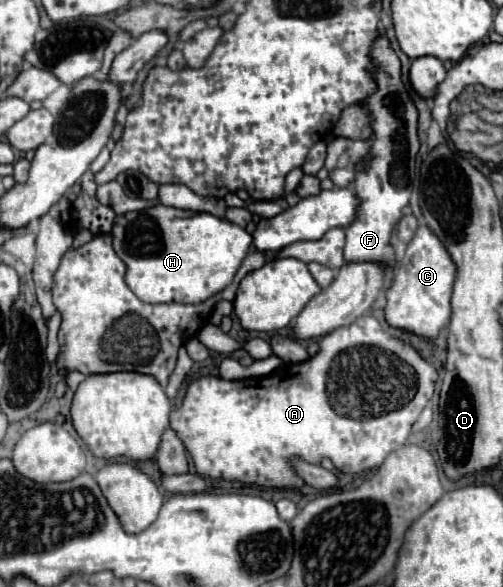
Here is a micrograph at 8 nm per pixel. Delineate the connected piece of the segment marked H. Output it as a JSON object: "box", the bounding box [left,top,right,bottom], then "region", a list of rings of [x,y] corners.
{"box":[111,205,251,303],"region":[[[165,205],[143,209],[143,213],[117,215],[111,235],[113,249],[127,267],[125,283],[145,303],[201,303],[209,299],[233,281],[233,275],[237,273],[251,247],[251,235],[243,227],[233,225],[227,219],[219,219],[211,213],[183,211]]]}

